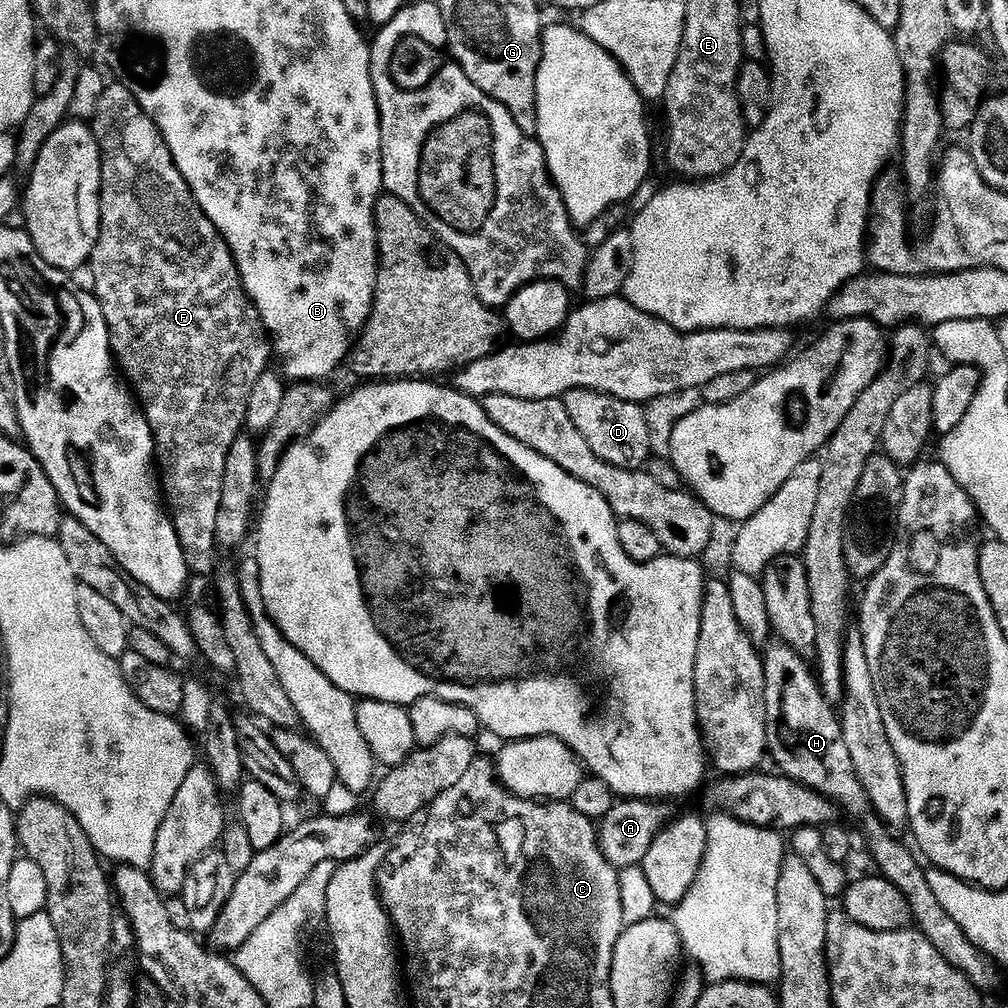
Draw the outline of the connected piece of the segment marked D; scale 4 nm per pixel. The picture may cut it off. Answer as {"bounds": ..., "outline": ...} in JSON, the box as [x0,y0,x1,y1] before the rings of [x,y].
{"bounds":[562,388,654,470],"outline":[[[585,388],[570,390],[562,399],[566,406],[566,414],[570,414],[570,422],[578,426],[578,434],[586,438],[590,450],[594,450],[598,458],[619,468],[633,470],[643,469],[648,464],[654,452],[652,432],[648,429],[648,416],[641,405]]]}

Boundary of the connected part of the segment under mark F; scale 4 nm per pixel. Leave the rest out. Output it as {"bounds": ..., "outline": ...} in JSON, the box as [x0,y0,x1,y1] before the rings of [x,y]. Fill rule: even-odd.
{"bounds":[90,82,274,577],"outline":[[[119,82],[109,83],[105,87],[102,98],[98,101],[96,117],[90,122],[90,127],[96,135],[102,154],[102,186],[104,187],[100,195],[100,233],[90,261],[90,267],[94,270],[94,286],[96,287],[94,295],[104,311],[108,333],[112,335],[112,354],[115,363],[123,379],[134,389],[142,405],[142,411],[148,418],[148,424],[152,427],[152,436],[156,439],[154,460],[158,465],[159,479],[162,481],[162,496],[166,501],[167,511],[172,517],[174,530],[178,534],[178,542],[184,547],[188,571],[193,577],[208,575],[211,577],[218,568],[216,527],[218,526],[218,510],[222,506],[222,478],[226,474],[226,454],[230,454],[230,446],[234,446],[237,436],[241,435],[245,427],[244,419],[246,406],[250,402],[250,392],[254,390],[254,382],[258,382],[258,378],[262,378],[262,374],[269,371],[271,364],[268,363],[274,360],[274,345],[267,330],[264,329],[258,310],[246,294],[230,246],[225,242],[221,232],[216,229],[214,222],[206,218],[202,206],[198,206],[186,178],[182,178],[170,154],[170,146],[166,146],[158,126],[144,113],[142,106],[138,106],[134,94],[130,94],[130,90],[126,90],[126,86],[122,86]]]}

